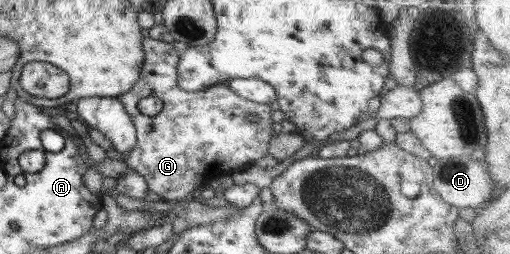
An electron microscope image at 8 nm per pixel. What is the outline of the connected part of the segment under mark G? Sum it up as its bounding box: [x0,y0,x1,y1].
[115,37,274,205]

